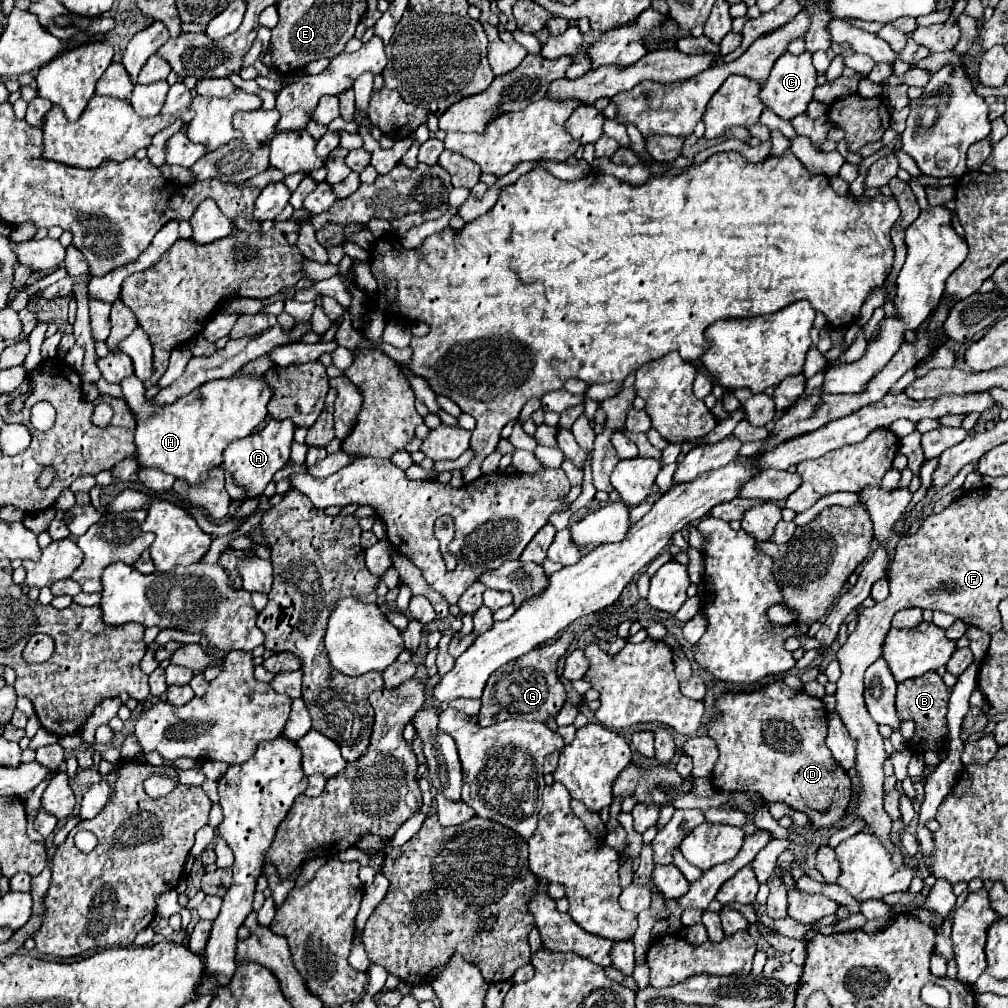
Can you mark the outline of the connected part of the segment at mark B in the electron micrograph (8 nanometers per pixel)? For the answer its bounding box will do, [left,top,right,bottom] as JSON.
[897,672,953,754]

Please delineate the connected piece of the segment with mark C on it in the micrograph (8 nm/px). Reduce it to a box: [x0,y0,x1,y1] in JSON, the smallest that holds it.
[759,52,817,120]

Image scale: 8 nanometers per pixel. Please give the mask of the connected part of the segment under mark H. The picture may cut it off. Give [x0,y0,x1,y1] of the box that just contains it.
[121,376,271,484]

